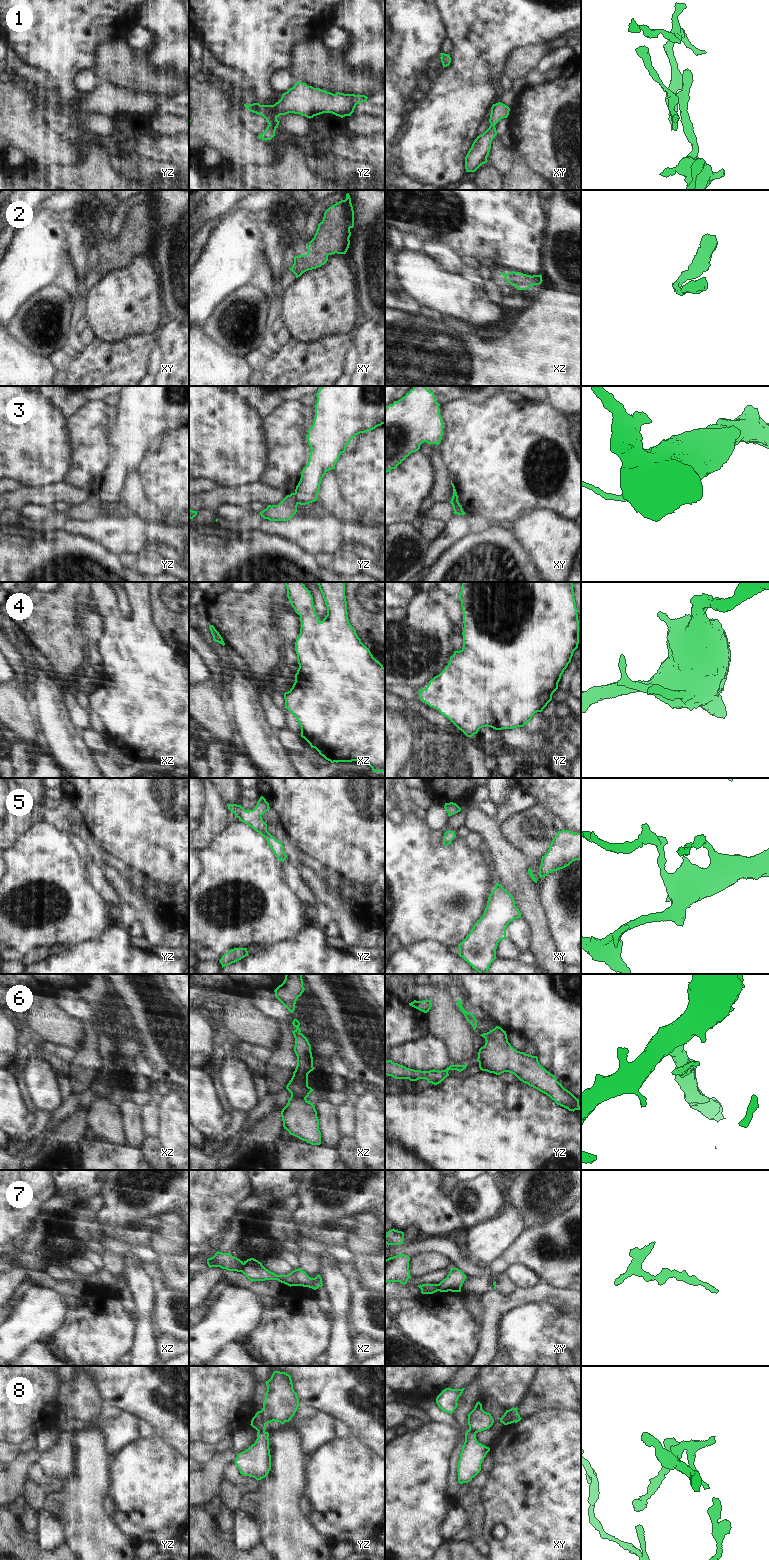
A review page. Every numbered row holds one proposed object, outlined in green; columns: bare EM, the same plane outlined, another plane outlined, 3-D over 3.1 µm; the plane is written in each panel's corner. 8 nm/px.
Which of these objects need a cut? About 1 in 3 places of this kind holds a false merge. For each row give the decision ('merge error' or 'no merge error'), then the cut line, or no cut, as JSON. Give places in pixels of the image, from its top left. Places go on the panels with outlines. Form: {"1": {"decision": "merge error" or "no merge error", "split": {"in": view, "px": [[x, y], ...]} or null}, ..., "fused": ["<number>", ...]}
{"1": {"decision": "no merge error", "split": null}, "2": {"decision": "no merge error", "split": null}, "3": {"decision": "no merge error", "split": null}, "4": {"decision": "no merge error", "split": null}, "5": {"decision": "no merge error", "split": null}, "6": {"decision": "no merge error", "split": null}, "7": {"decision": "merge error", "split": {"in": "xz", "px": [[243, 1263], [240, 1271]]}}, "8": {"decision": "merge error", "split": {"in": "yz", "px": [[258, 1430], [264, 1431]]}}, "fused": ["7", "8"]}

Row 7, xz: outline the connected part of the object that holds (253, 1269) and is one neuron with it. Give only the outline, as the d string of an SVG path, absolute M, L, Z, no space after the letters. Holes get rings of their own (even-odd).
M254 1258L247 1259L243 1263L241 1271L251 1282L277 1280L288 1286L303 1286L314 1290L323 1286L322 1278L318 1274L315 1278L311 1278L300 1268L293 1270L287 1275L277 1275L266 1269L261 1262Z

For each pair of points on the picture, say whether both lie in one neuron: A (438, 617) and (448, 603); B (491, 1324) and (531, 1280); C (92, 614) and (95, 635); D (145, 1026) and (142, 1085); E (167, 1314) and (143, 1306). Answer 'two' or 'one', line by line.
A: two
B: two
C: one
D: two
E: two

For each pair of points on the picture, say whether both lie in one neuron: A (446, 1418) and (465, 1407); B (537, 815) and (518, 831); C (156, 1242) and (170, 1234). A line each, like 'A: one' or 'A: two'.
A: two
B: one
C: one

